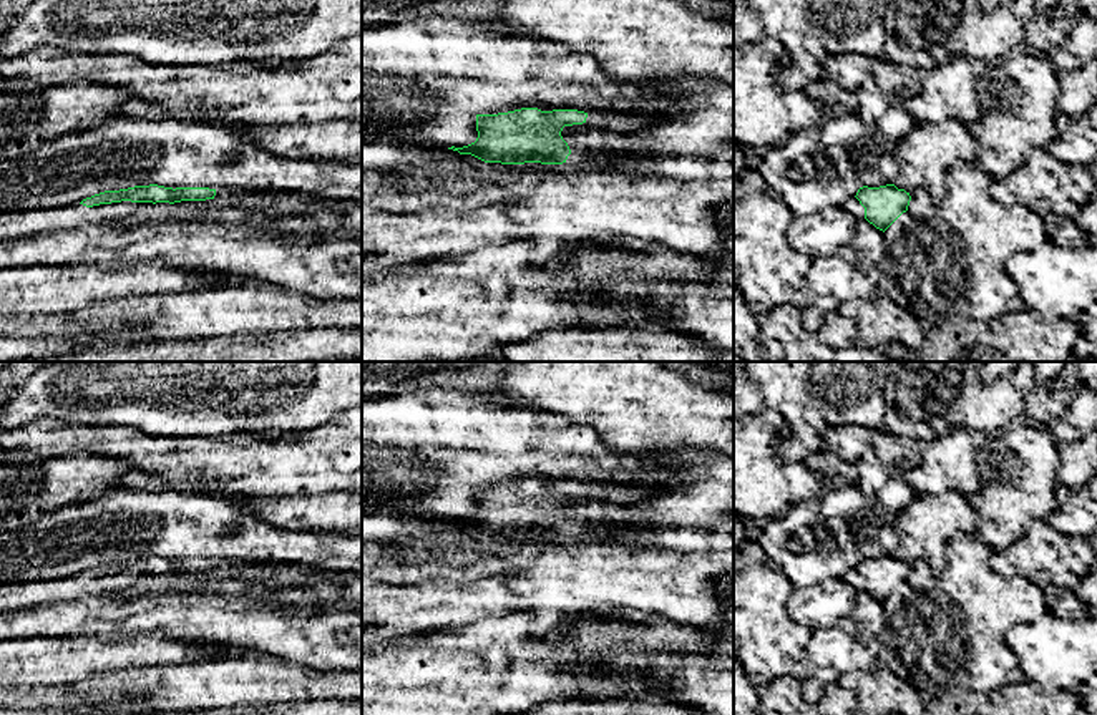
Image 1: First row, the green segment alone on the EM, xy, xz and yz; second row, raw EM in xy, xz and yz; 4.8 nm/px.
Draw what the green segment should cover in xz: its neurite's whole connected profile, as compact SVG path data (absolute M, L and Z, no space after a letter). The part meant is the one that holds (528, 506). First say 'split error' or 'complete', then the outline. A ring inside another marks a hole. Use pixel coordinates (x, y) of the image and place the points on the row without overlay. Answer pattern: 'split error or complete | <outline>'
split error | M521 479L498 486L476 486L478 509L463 519L448 519L471 526L485 534L501 536L563 536L571 521L561 503L568 498L589 501L602 499L629 506L644 499L637 486L584 484L578 481L541 483Z

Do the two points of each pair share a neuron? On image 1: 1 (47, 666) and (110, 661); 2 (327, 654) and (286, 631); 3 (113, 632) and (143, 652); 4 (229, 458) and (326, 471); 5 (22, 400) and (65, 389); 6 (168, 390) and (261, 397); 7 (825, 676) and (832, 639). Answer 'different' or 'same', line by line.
1: same
2: same
3: different
4: same
5: same
6: same
7: same

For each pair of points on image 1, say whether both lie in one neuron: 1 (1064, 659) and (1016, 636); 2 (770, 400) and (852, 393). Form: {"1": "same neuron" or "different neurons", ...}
{"1": "same neuron", "2": "same neuron"}

